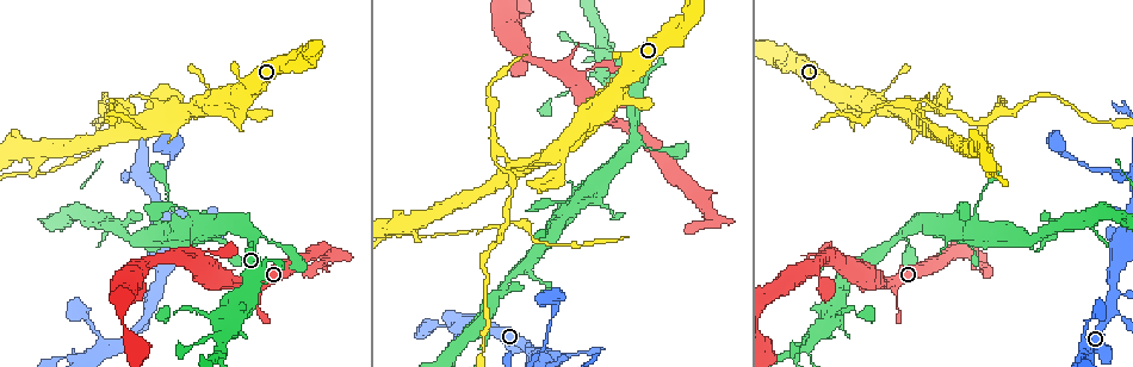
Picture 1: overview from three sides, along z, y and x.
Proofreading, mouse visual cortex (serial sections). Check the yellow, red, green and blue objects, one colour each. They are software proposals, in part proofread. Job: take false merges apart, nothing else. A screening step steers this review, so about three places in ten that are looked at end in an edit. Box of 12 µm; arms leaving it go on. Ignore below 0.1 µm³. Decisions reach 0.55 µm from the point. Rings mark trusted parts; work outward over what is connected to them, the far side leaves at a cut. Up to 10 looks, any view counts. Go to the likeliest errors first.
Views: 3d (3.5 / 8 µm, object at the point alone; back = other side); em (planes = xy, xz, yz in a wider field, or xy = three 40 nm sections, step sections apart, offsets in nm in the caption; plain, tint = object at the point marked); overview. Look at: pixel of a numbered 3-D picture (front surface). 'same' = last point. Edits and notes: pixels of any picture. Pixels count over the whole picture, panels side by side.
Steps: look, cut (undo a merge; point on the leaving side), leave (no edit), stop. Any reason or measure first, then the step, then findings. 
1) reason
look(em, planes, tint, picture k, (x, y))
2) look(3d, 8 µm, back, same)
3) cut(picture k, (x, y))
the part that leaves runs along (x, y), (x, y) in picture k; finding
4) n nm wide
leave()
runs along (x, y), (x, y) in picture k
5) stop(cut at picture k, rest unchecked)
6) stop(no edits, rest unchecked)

a narrow waist
look(3d, 3.5 µm, picture 1, (434, 236))

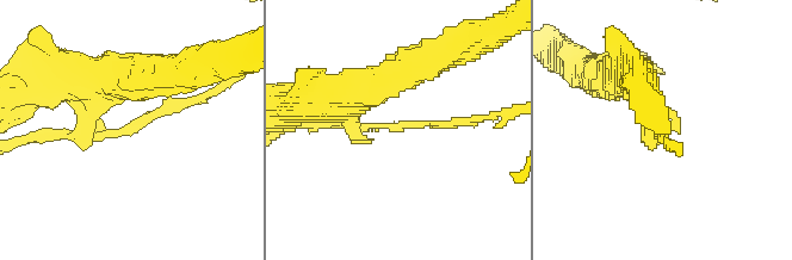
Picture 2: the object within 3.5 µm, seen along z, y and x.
shape alone is not enough
look(em, xy, step 3, tint, picture 2, (121, 135))

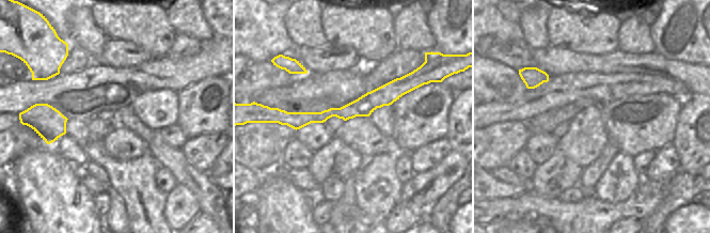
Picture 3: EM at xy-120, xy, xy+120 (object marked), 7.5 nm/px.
cut(picture 2, (129, 131))
the part that leaves runs along (81, 134), (115, 137), (184, 104) in picture 2; two cells meet here

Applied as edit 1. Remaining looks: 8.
arms run side by side
look(3d, 8 µm, picture 1, (912, 105))

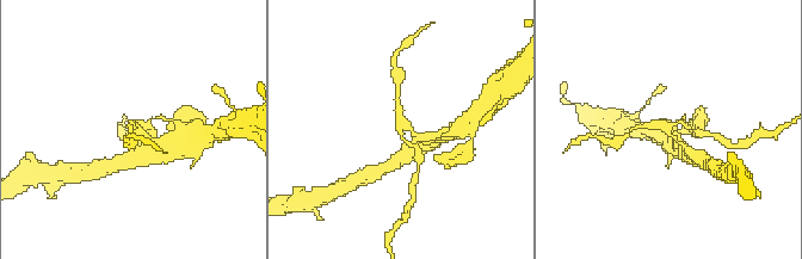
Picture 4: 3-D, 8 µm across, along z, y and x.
3 arms; arms of 150, 200, 200 nm
look(em, xy, step 3, tint, picture 4, (665, 129))

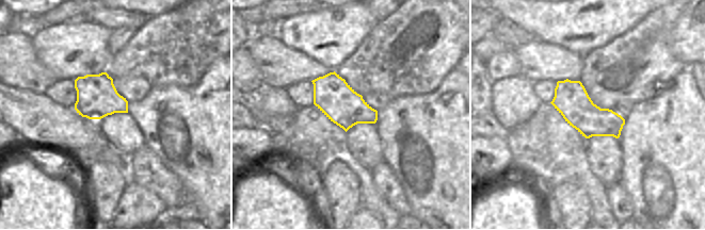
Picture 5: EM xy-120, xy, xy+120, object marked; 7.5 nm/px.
300 nm wide
cut(picture 4, (399, 117))
a second cell is stuck on

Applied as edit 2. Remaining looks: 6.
three arms meet
look(3d, 3.5 µm, picture 1, (1108, 312))

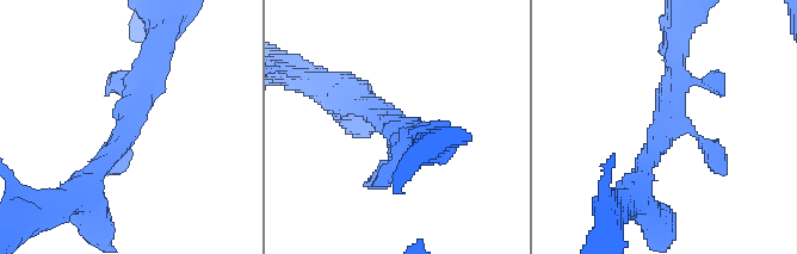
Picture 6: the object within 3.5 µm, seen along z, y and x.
look(em, planes, tint, picture 6, (394, 127))

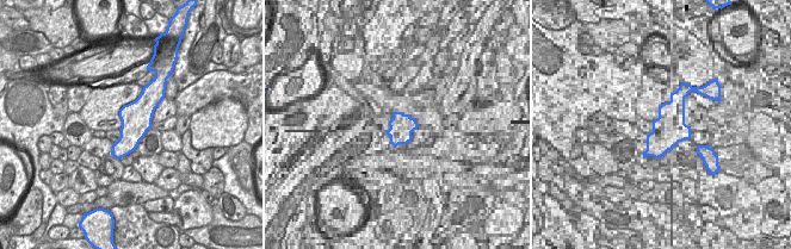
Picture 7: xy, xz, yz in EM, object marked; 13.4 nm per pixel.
420 nm wide
leave()
runs along (87, 181), (131, 123), (156, 50) in picture 6; one cell here

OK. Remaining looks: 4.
look(3d, 8 µm, picture 1, (970, 250))

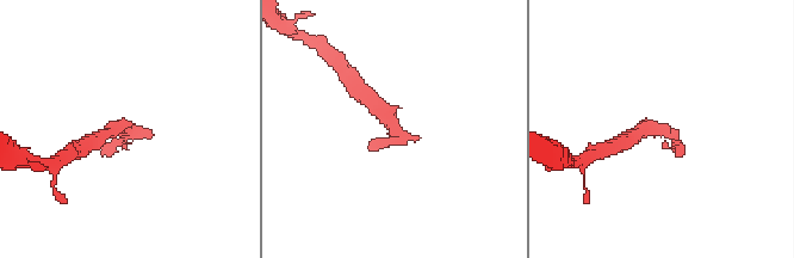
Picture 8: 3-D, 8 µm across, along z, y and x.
closer look
look(3d, 3.5 µm, back, picture 8, (395, 133))

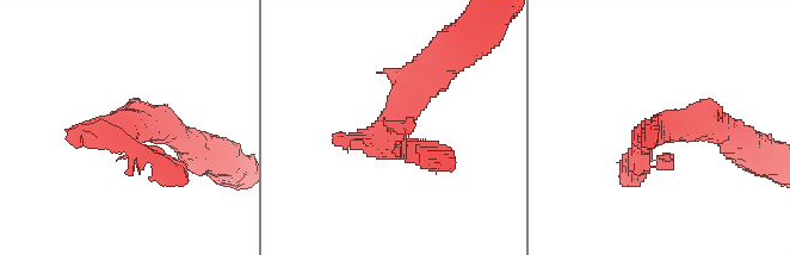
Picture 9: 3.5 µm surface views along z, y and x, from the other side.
need the tissue
look(em, xy, step 2, tint, picture 9, (126, 124))

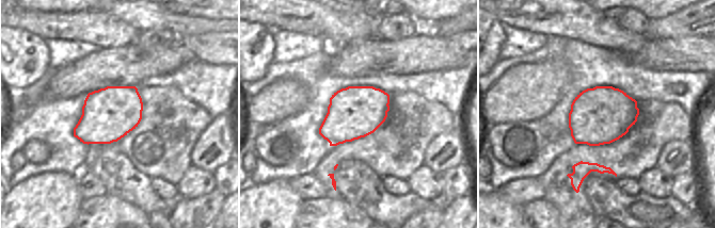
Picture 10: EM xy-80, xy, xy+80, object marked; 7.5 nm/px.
cut(picture 9, (339, 140))
the part that leaves runs along (389, 143), (451, 167) in picture 9; a second cell is stuck on

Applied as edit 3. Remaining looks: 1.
stop(cut at picture 2, cut at picture 4, cut at picture 9, rest unchecked)

